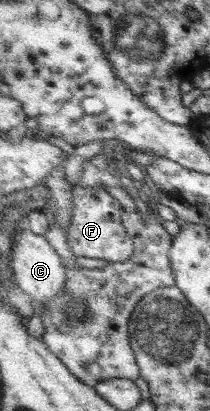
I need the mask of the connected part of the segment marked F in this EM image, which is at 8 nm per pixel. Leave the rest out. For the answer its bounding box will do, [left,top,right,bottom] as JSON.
[68,185,136,263]

